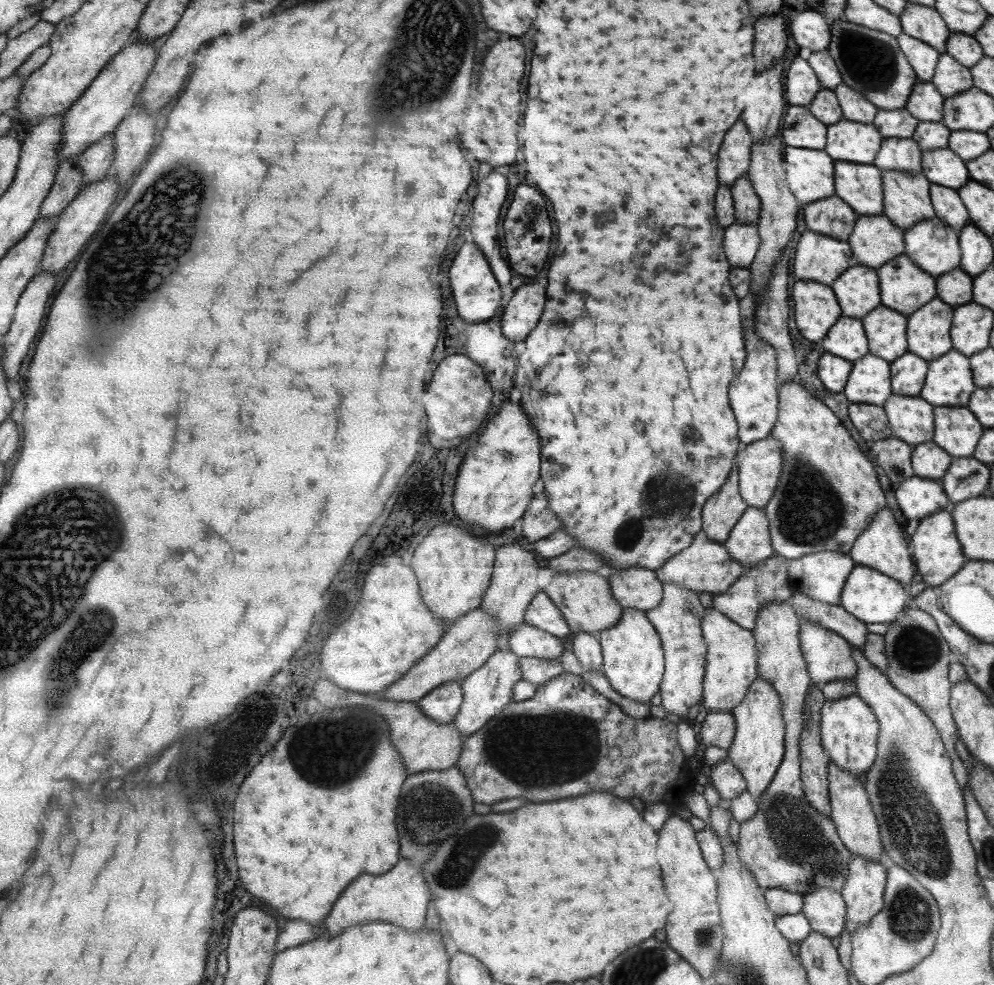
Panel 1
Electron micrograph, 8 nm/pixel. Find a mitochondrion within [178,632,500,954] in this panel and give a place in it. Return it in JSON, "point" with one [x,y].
{"point":[328,769]}

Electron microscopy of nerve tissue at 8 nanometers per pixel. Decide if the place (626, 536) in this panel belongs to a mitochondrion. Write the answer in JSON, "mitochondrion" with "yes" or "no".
{"mitochondrion":"yes"}

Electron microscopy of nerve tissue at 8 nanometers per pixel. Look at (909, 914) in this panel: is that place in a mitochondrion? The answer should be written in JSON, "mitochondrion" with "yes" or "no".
{"mitochondrion":"yes"}

